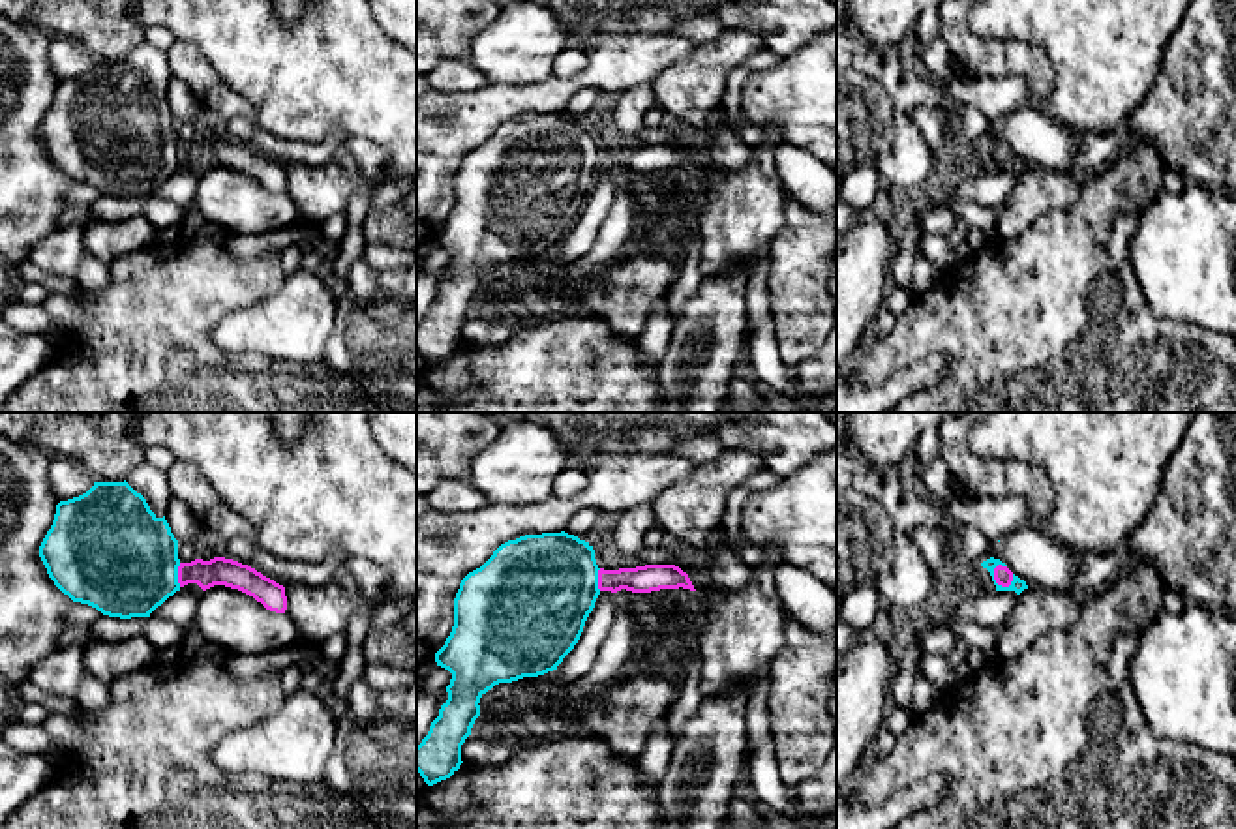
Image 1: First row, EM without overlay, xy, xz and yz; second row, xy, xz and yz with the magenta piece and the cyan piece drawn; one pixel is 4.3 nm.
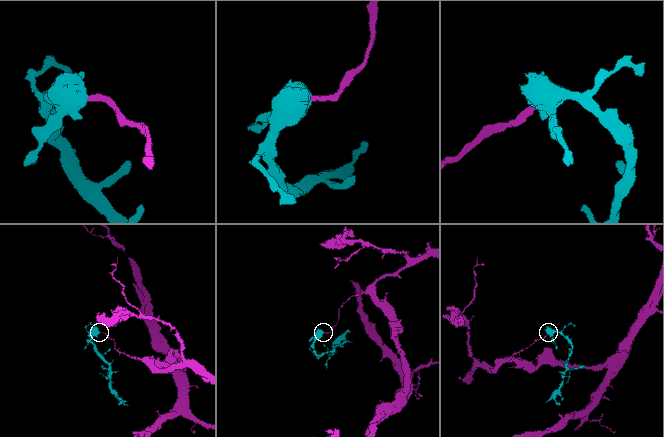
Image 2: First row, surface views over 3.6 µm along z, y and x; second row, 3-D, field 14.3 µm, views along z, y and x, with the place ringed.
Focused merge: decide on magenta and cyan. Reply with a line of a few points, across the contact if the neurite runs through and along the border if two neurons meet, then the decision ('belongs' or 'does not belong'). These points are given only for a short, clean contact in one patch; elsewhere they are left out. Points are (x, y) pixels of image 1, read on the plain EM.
yz (1002, 154), (994, 158), (1002, 165), (1017, 164) | belongs

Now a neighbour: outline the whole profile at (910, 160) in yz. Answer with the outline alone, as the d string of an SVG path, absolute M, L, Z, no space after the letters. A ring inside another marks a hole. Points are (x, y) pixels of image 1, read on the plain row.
M895 111L891 148L880 156L876 169L889 186L921 193L934 167L936 156L917 124L902 111Z

